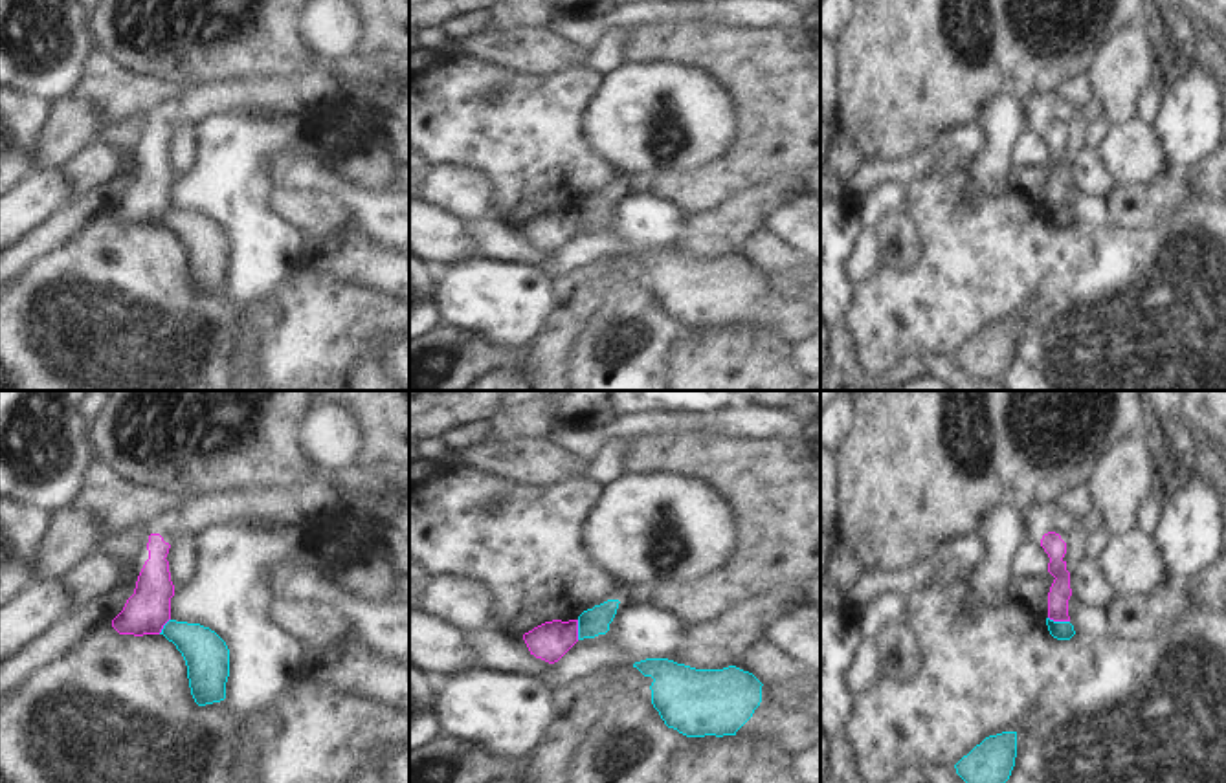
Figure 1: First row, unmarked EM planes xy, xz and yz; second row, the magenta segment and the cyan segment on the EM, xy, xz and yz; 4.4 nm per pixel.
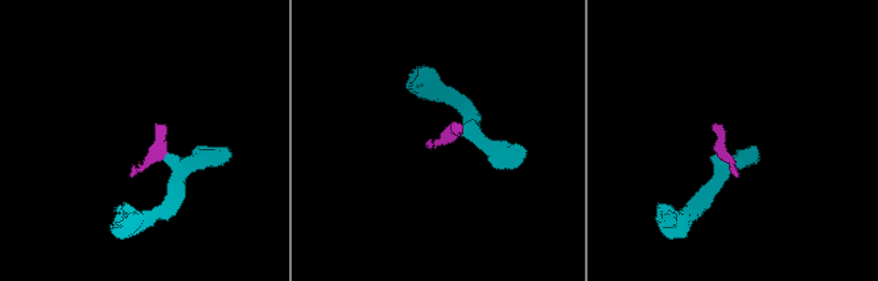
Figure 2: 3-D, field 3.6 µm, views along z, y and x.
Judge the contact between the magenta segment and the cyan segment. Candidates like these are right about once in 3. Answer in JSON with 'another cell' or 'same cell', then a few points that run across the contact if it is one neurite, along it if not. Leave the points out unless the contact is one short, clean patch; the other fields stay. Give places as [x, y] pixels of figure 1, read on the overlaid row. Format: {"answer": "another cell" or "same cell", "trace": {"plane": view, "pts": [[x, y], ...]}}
{"answer": "another cell", "trace": {"plane": "yz", "pts": [[1048, 617], [1069, 622]]}}

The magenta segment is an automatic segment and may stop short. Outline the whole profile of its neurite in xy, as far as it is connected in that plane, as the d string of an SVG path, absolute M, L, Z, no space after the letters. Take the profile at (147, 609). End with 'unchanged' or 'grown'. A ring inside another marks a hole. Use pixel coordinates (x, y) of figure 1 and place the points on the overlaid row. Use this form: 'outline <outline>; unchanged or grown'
outline M316 468L314 479L305 484L240 488L187 497L180 508L169 510L141 524L143 541L134 557L136 589L123 611L112 620L112 627L119 634L134 636L162 633L163 625L171 620L171 598L174 596L169 572L169 548L178 539L193 539L195 534L207 526L248 517L270 517L279 524L299 524L303 519L318 517L325 508L334 506L338 499L340 493L332 488L332 473L323 468Z; grown

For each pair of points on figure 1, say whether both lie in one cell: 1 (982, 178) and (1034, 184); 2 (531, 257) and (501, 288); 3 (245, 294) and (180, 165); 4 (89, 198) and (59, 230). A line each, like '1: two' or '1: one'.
1: two
2: two
3: two
4: one

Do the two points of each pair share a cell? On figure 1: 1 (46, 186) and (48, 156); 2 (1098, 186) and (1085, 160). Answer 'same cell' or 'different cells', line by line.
1: different cells
2: same cell

